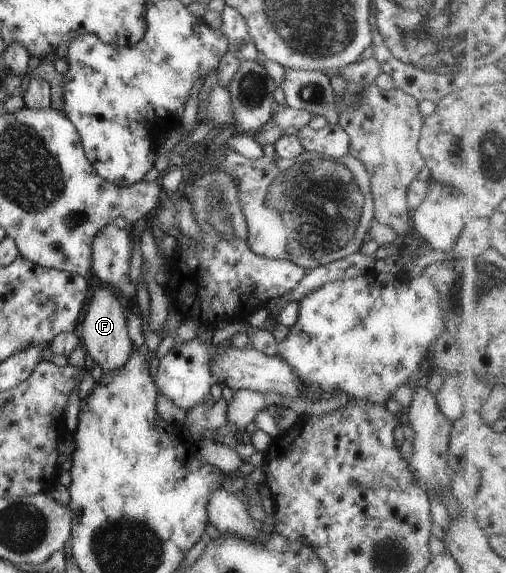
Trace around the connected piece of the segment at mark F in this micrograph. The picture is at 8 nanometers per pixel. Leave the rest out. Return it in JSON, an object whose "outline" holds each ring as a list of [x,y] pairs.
{"outline":[[[108,286],[98,287],[94,290],[88,311],[82,322],[82,340],[87,350],[90,361],[96,362],[102,368],[105,374],[112,374],[128,362],[132,354],[132,340],[128,335],[128,326],[126,325],[126,313],[128,309],[123,308],[116,293]]]}

